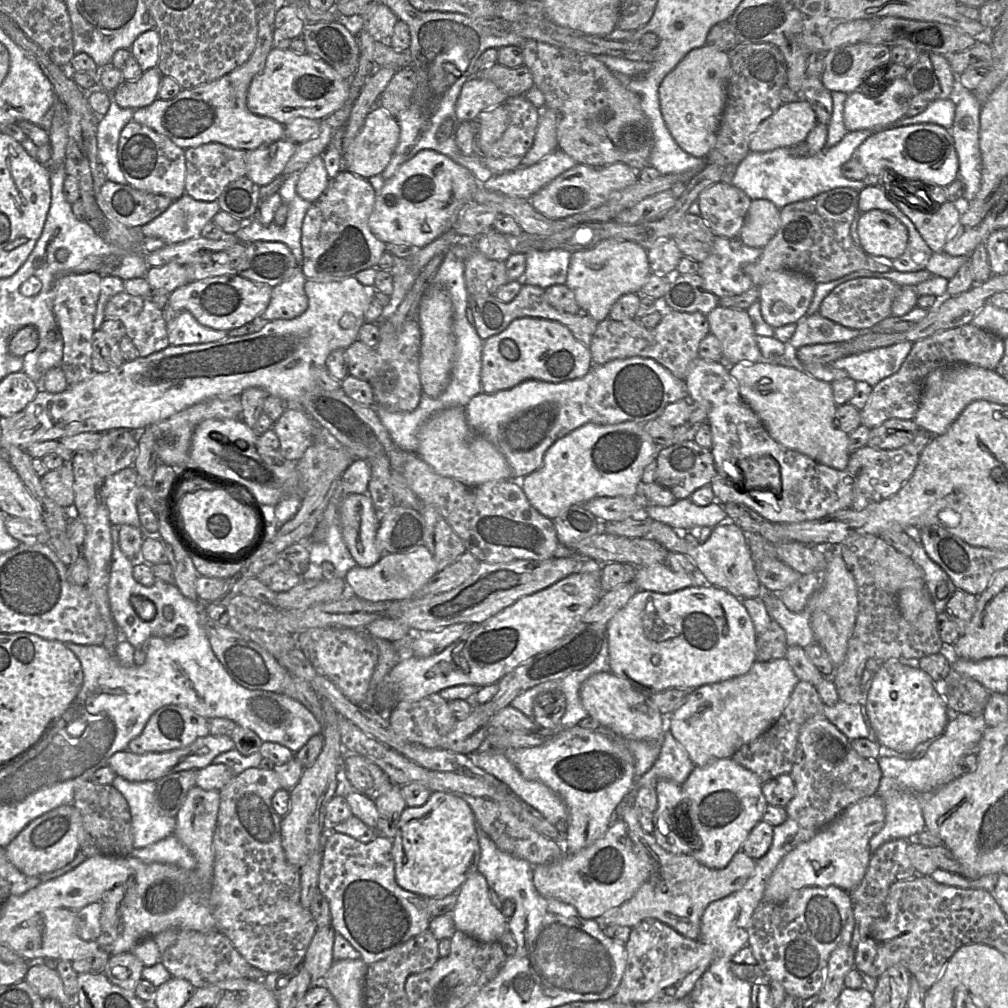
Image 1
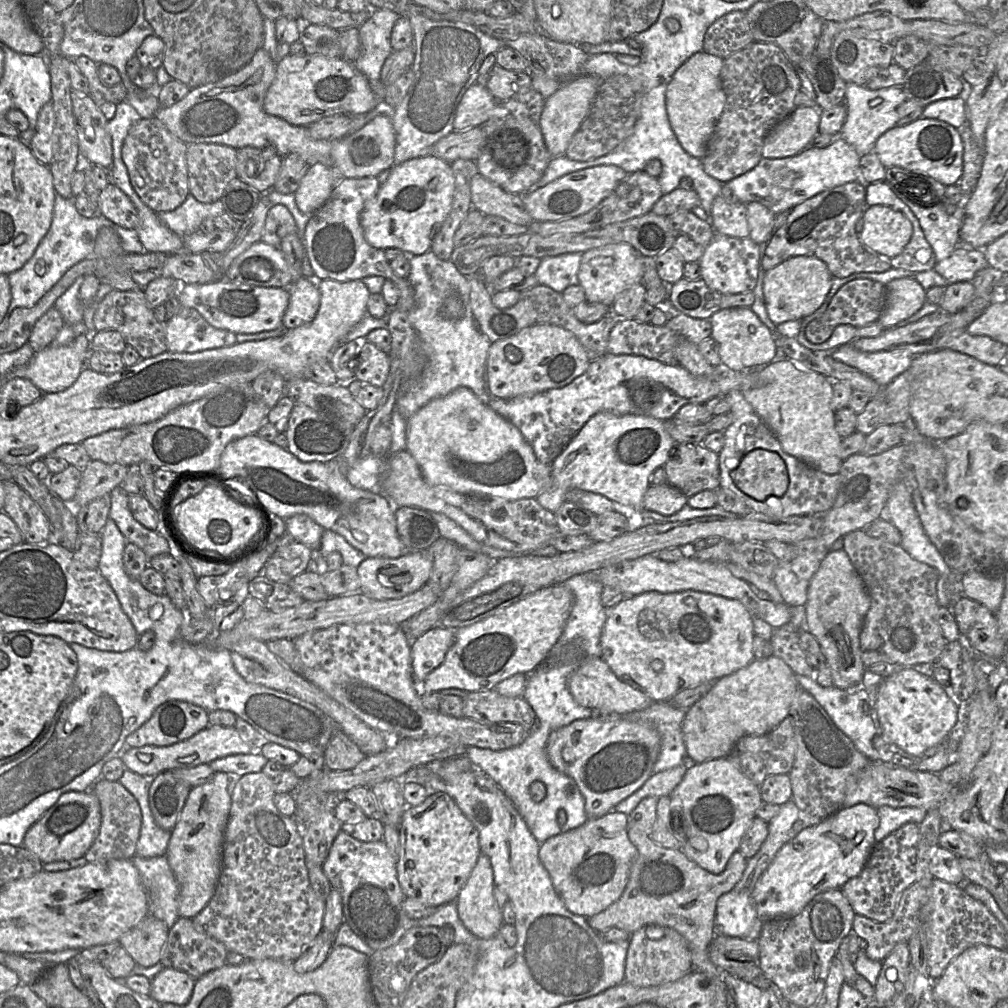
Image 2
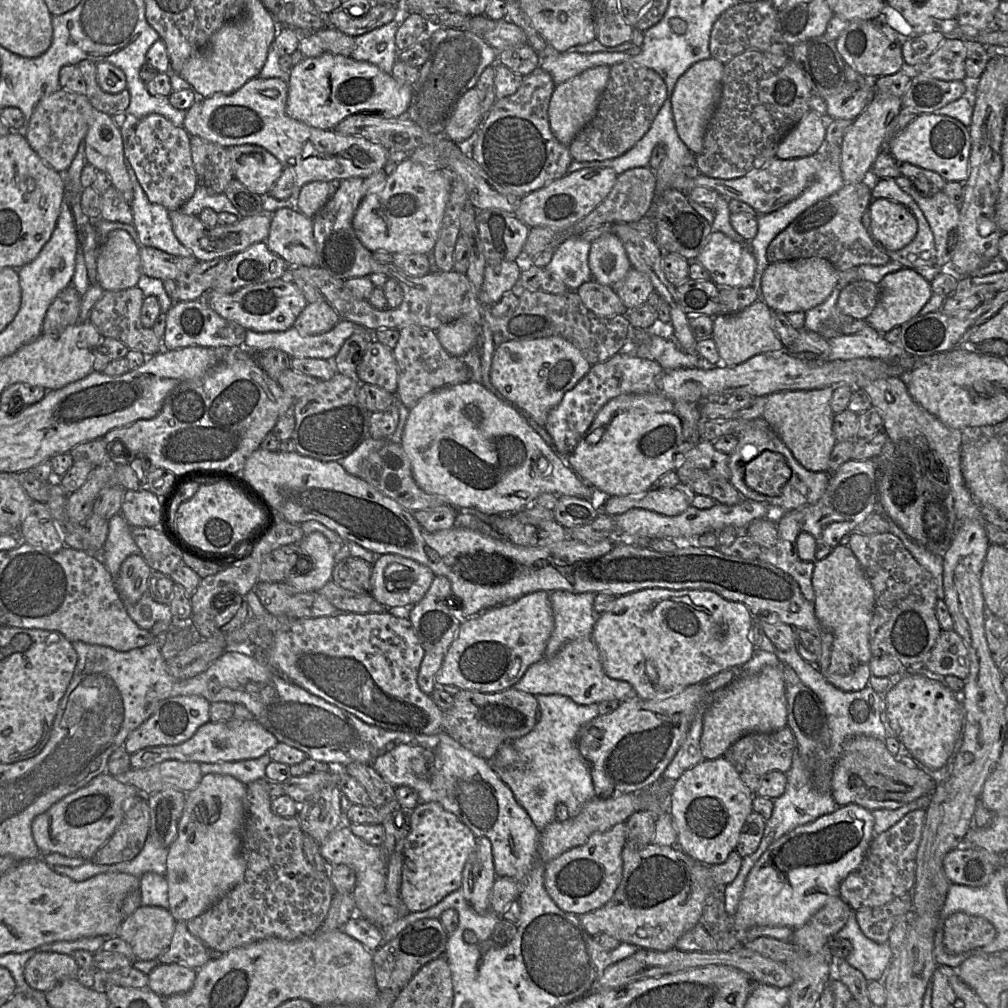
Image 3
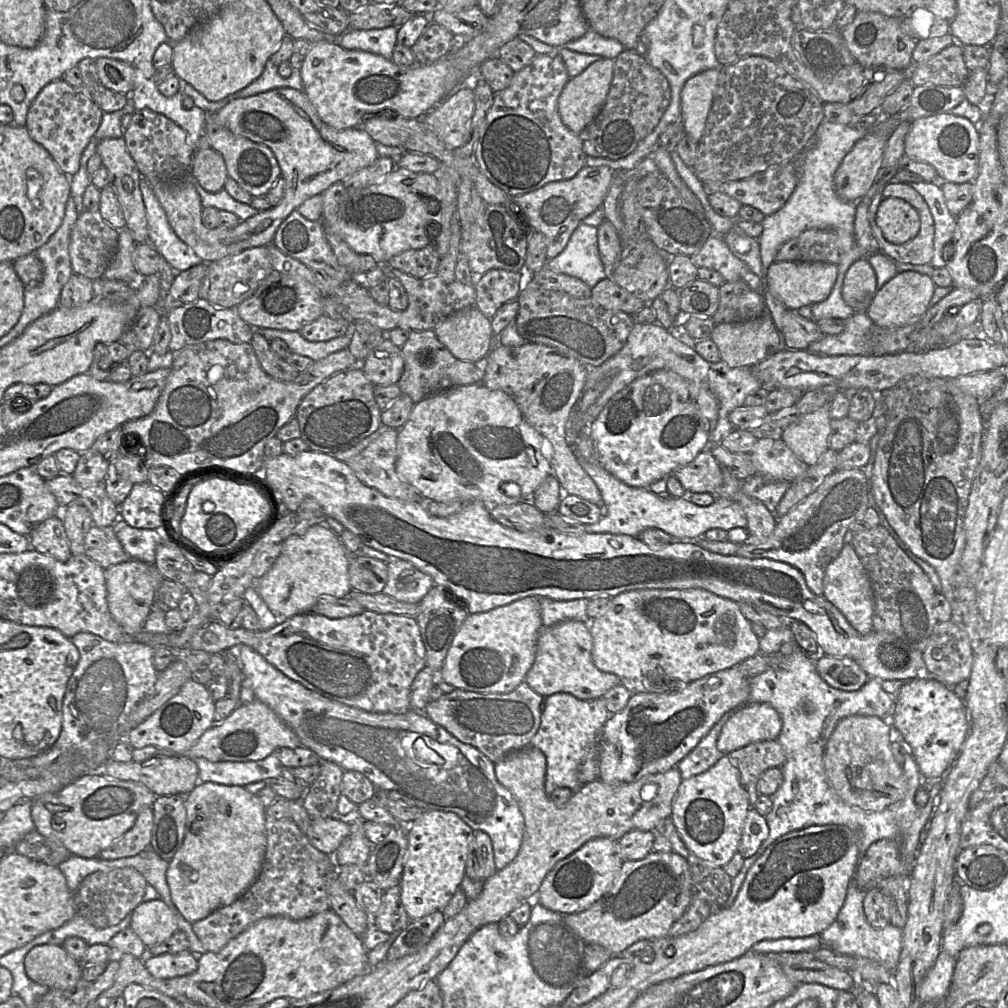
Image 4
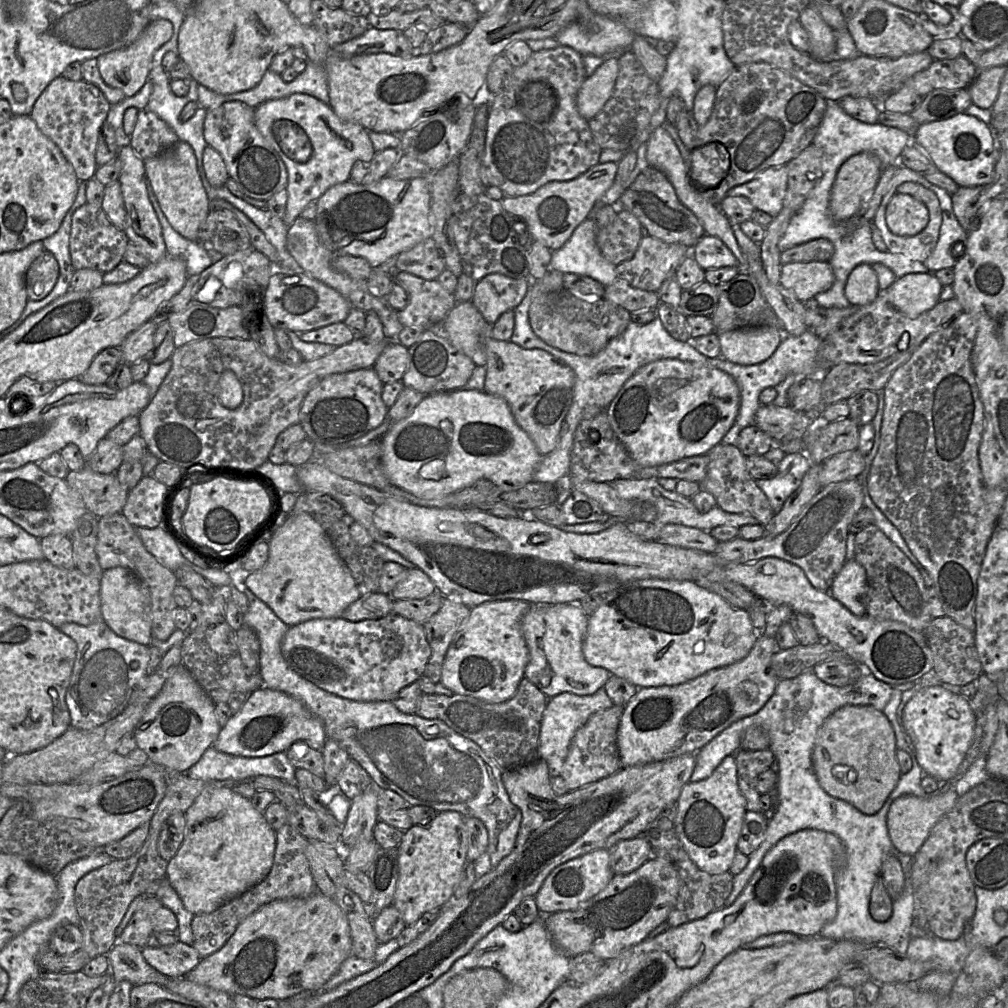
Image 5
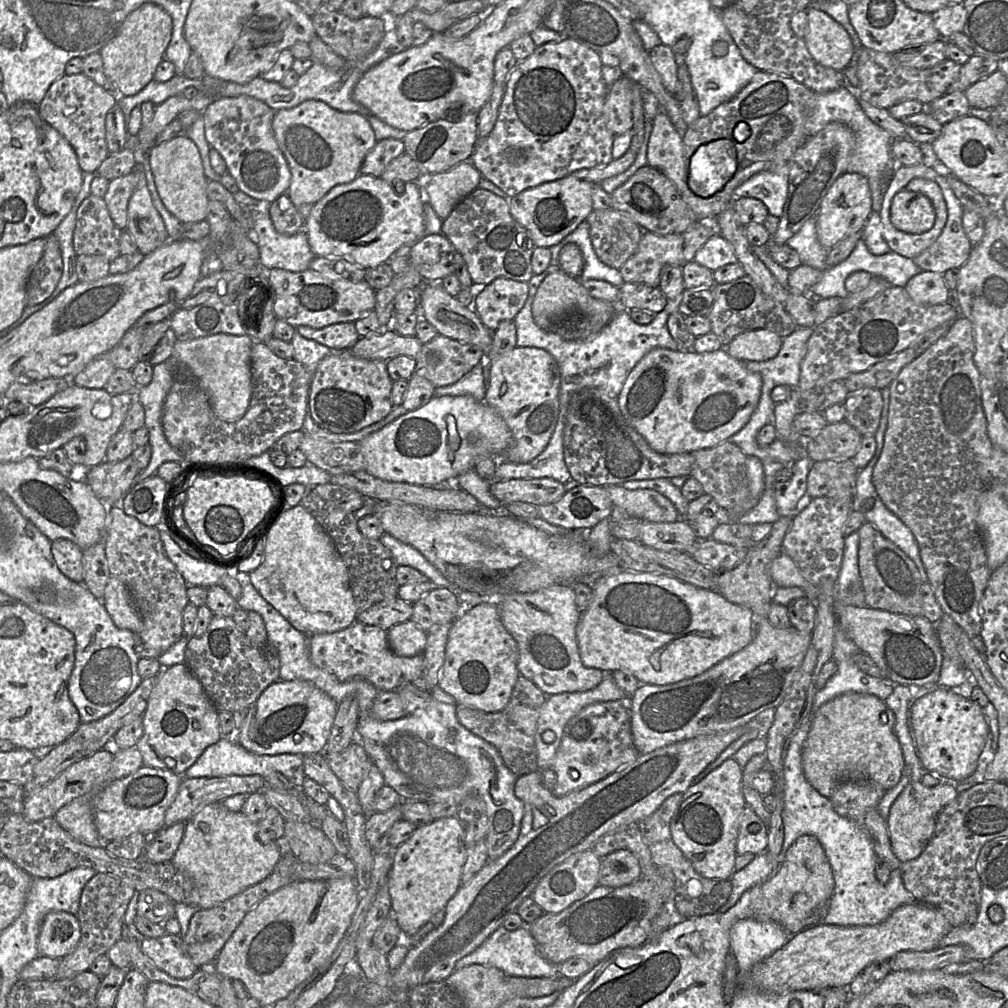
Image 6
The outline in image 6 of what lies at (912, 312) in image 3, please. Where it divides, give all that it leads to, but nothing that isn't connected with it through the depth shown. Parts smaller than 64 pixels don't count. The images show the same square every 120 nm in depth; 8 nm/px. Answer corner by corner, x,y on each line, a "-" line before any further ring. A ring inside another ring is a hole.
924,271
913,276
904,289
918,304
938,305
948,302
949,288
943,275
933,271

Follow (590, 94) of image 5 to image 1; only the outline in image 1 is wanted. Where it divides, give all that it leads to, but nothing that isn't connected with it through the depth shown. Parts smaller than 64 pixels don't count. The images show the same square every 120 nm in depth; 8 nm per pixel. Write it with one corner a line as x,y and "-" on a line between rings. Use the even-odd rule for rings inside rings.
544,107
540,112
538,127
532,147
521,161
521,167
529,167
558,149
557,113

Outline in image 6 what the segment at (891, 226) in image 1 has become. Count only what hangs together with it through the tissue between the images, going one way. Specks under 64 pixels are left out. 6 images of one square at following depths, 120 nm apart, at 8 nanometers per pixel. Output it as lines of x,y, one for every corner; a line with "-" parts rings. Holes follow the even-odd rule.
904,188
891,201
890,220
902,232
921,234
933,227
935,210
928,197

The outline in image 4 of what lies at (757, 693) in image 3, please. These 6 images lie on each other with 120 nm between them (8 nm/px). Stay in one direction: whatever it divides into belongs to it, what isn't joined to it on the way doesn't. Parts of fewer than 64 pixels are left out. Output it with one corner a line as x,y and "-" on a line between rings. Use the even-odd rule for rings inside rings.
749,703
737,709
721,729
717,748
724,754
754,742
776,740
782,729
778,712
767,703

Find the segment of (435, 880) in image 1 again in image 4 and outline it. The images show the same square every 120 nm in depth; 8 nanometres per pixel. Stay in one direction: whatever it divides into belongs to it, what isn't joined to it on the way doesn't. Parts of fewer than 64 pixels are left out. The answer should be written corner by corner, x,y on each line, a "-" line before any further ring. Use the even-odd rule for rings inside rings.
429,810
407,829
408,846
400,880
401,903
414,921
442,911
465,876
466,860
474,831
454,812

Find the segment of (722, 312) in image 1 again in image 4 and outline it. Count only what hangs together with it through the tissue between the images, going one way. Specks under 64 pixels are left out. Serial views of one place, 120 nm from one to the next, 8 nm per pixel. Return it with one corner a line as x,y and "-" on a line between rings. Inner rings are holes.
765,309
760,317
752,320
715,324
710,338
719,350
721,361
731,368
753,366
780,349
779,333

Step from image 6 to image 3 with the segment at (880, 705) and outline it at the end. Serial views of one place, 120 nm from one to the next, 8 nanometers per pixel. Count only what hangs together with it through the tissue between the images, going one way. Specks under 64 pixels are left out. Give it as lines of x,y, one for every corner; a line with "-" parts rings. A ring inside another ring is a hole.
865,735
849,738
836,763
831,794
839,807
857,804
869,811
897,809
933,793
935,778
920,768
910,769
895,760
883,740

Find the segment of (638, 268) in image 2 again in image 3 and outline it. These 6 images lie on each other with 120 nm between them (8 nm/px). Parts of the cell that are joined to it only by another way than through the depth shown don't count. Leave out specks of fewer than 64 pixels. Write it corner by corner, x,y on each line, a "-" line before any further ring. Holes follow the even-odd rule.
605,233
591,243
588,265
596,282
616,287
632,268
621,240

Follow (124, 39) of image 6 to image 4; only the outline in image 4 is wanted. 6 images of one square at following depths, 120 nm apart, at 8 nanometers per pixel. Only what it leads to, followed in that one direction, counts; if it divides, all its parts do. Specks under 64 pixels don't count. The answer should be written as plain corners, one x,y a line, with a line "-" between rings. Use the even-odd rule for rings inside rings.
99,58
96,69
103,86
125,94
128,100
134,85
134,70
130,65
116,59

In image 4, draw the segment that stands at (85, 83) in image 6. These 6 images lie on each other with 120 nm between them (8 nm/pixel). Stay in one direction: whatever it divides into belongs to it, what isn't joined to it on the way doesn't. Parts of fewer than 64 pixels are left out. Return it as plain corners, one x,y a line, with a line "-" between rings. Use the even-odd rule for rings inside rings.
63,79
46,85
31,104
26,120
29,136
45,148
59,169
71,177
80,166
80,158
100,127
103,111
84,86
73,87

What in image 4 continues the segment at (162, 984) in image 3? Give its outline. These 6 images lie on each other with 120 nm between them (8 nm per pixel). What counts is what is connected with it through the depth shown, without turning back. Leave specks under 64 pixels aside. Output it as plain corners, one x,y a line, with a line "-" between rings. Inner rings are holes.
186,950
177,954
151,956
144,961
144,965
155,978
171,979
194,973
198,968
198,960
199,956

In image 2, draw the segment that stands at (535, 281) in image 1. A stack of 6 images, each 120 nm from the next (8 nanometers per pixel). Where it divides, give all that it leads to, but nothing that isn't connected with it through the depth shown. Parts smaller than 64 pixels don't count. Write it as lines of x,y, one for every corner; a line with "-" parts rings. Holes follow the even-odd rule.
565,253
540,259
534,273
538,285
545,285
562,293
567,287
578,284
582,253

